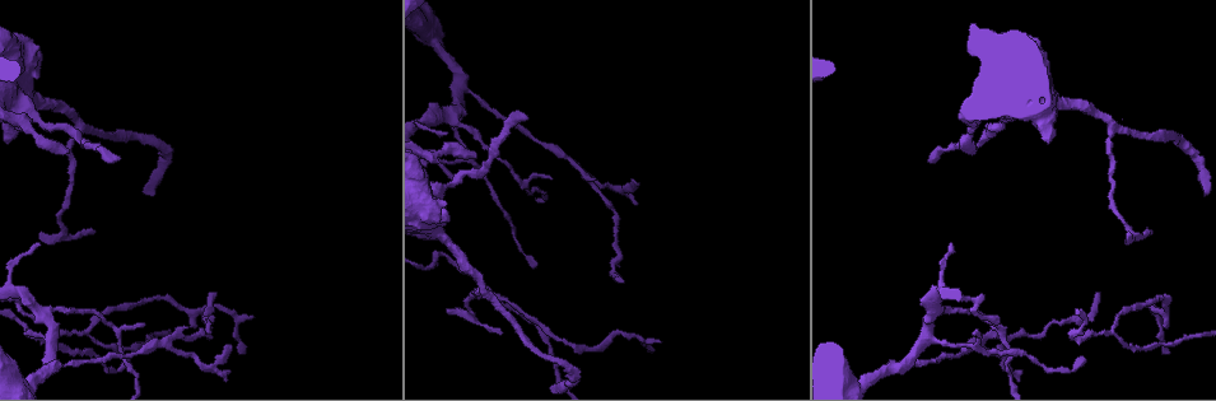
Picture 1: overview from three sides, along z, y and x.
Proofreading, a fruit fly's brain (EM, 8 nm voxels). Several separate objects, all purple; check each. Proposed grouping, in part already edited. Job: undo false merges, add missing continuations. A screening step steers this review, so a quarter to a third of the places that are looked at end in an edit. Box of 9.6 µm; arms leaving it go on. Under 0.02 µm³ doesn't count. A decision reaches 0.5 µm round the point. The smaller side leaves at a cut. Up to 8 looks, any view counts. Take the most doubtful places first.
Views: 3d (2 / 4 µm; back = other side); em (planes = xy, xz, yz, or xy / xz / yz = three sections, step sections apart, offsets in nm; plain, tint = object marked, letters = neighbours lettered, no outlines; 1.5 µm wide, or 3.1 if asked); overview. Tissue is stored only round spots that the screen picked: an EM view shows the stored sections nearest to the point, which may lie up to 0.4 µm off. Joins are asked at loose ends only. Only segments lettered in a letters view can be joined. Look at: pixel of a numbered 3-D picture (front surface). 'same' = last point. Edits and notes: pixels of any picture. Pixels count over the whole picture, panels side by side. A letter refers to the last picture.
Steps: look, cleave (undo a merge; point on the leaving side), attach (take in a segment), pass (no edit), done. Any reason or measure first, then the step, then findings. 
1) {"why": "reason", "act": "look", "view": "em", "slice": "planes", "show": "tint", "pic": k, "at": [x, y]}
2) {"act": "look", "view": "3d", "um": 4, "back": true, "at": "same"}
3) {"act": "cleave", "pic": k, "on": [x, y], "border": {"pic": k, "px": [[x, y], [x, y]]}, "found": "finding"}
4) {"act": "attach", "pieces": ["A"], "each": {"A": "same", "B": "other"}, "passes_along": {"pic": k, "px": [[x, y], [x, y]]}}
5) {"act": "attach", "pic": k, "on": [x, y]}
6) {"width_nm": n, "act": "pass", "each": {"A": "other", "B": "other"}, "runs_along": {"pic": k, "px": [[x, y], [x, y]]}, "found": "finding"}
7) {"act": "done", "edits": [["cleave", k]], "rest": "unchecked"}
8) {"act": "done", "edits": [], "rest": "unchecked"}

{"why": "branch stops here", "act": "look", "view": "3d", "um": 2, "back": true, "pic": 1, "at": [27, 332]}

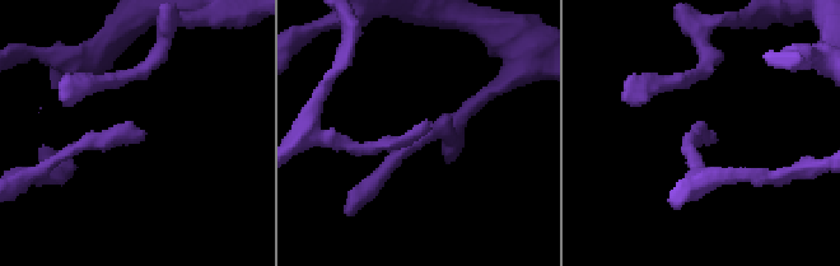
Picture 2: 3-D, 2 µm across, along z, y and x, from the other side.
{"why": "shape alone is not enough", "act": "look", "view": "em", "slice": "planes", "show": "letters", "pic": 2, "at": [429, 125]}

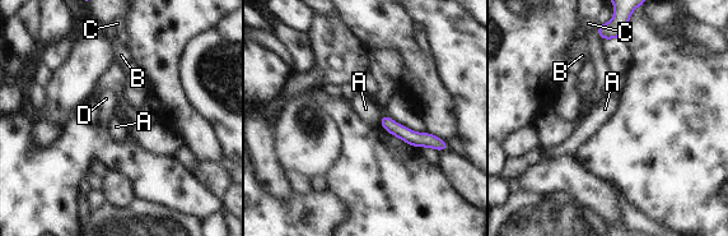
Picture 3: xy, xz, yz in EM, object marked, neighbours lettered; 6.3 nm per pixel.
{"act": "pass", "each": {"A": "other", "B": "other", "C": "other", "D": "other"}, "runs_along": {"pic": 3, "px": [[383, 119], [415, 139], [443, 147]]}, "found": "none of them fits"}

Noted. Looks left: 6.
{"why": "abrupt turn", "act": "look", "view": "3d", "um": 2, "back": true, "pic": 1, "at": [165, 154]}

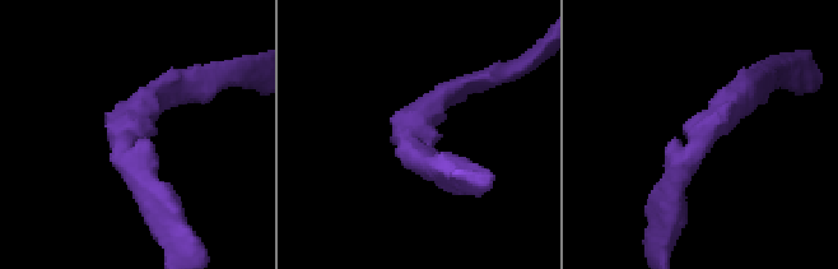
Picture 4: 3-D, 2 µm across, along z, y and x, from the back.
{"arm_widths_nm": [170, 240], "act": "look", "view": "em", "slice": "planes", "show": "letters", "pic": 4, "at": [415, 128]}

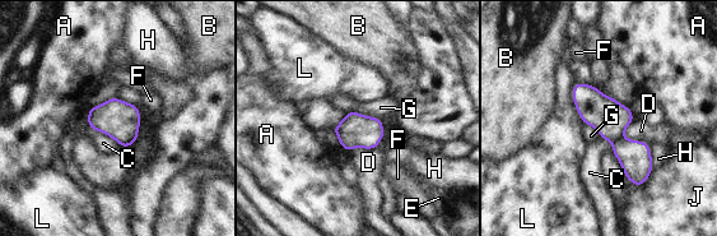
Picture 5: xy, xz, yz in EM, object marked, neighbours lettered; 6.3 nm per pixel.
{"longest_contact_nm": ["L", 280], "act": "pass", "each": {"A": "other", "B": "other", "C": "other", "D": "other", "E": "other", "F": "other", "G": "other", "H": "other", "J": "other", "L": "other"}, "runs_along": {"pic": 5, "px": [[578, 86], [610, 121], [642, 179]]}, "found": "all the same neuron"}

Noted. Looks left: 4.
{"why": "arms part here", "act": "look", "view": "3d", "um": 4, "pic": 1, "at": [904, 363]}

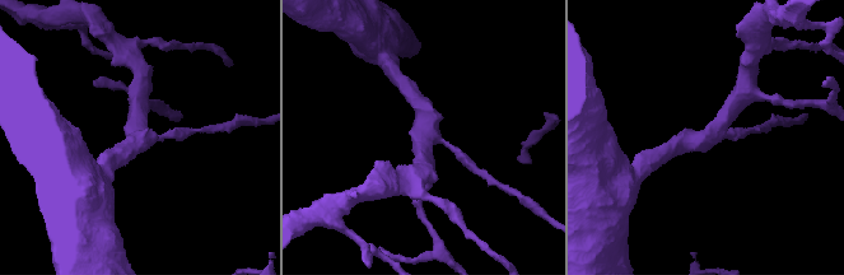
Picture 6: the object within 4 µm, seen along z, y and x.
{"arms": 3, "why": "now the EM", "act": "look", "view": "em", "slice": "planes", "show": "tint", "pic": 6, "at": [430, 132]}

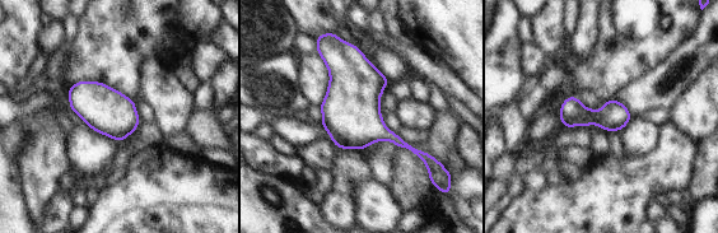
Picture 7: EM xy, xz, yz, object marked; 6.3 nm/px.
{"act": "look", "view": "em", "slice": "planes", "show": "letters", "at": "same"}

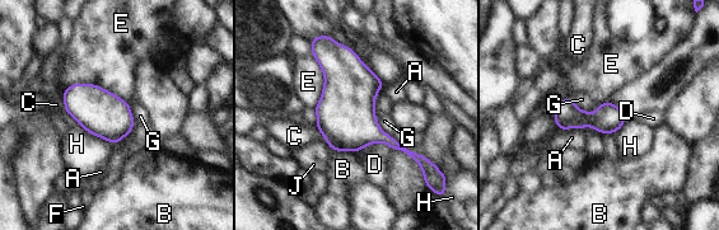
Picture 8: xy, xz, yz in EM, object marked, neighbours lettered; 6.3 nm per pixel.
{"width_nm": 180, "act": "pass", "each": {"A": "other", "B": "other", "C": "other", "D": "other", "E": "other", "F": "other", "G": "other", "H": "other", "J": "other"}, "border": {"pic": 8, "px": [[570, 99], [588, 112], [601, 103]]}, "found": "all the same neuron"}

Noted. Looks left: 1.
{"act": "done", "edits": [], "rest": "unchecked"}

